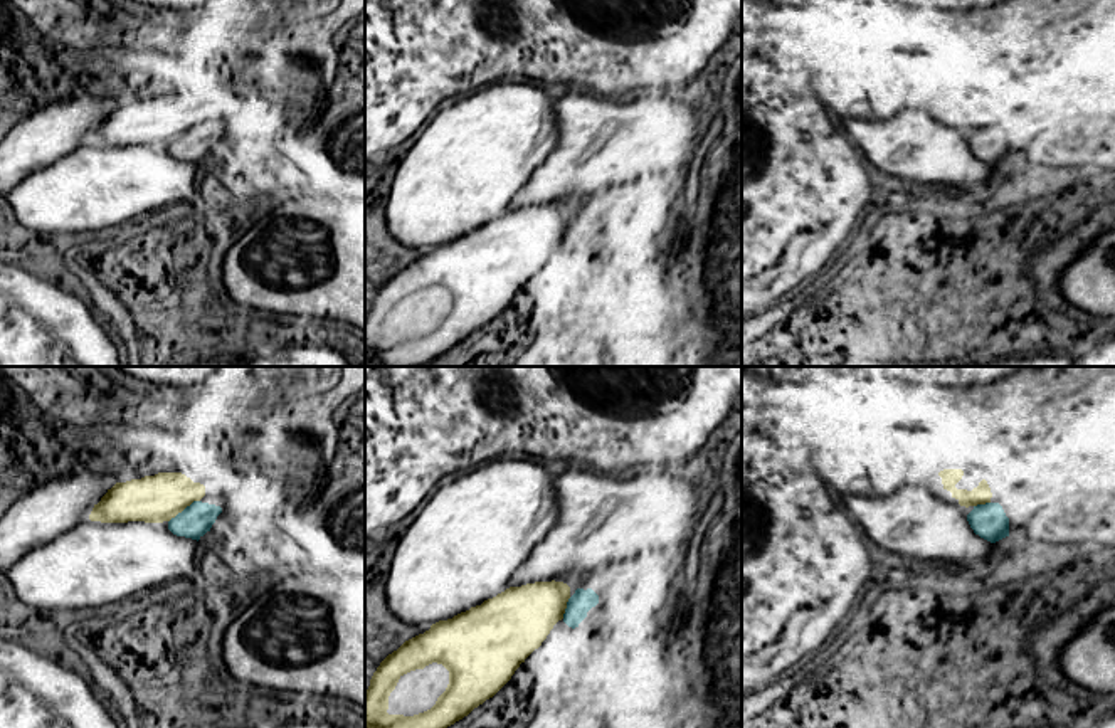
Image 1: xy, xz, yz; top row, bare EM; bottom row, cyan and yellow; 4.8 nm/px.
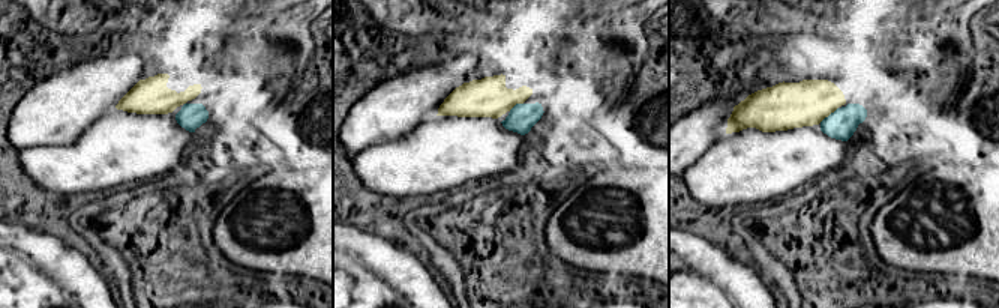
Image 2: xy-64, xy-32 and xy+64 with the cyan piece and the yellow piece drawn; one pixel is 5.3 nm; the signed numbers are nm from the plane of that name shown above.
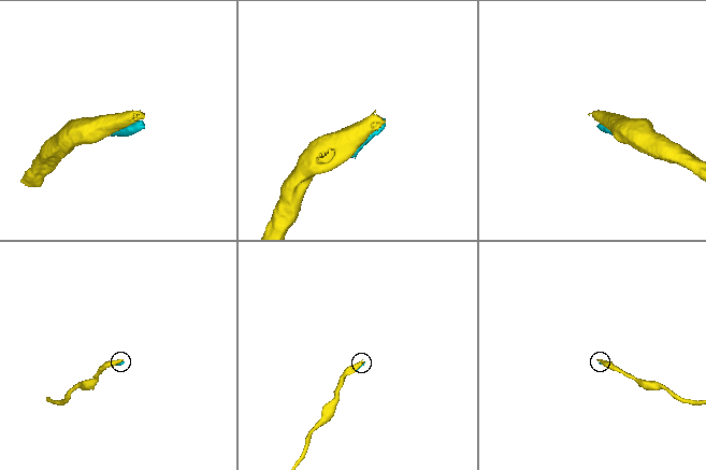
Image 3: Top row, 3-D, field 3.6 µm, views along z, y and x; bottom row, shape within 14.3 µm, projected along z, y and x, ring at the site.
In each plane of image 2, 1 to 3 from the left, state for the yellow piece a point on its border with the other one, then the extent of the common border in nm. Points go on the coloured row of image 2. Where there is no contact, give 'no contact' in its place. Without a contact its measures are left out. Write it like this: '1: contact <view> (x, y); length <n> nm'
1: no contact
2: contact xy-32 (515, 105); length 90 nm
3: contact xy+64 (830, 114); length 130 nm

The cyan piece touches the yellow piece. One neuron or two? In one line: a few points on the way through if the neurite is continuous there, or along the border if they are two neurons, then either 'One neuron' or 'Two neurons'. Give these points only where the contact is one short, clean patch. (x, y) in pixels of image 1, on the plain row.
Two neurons

